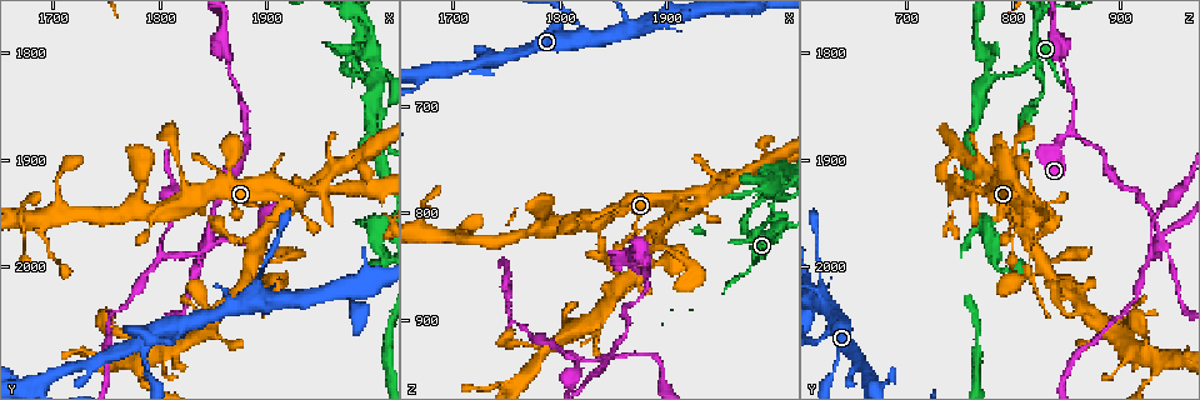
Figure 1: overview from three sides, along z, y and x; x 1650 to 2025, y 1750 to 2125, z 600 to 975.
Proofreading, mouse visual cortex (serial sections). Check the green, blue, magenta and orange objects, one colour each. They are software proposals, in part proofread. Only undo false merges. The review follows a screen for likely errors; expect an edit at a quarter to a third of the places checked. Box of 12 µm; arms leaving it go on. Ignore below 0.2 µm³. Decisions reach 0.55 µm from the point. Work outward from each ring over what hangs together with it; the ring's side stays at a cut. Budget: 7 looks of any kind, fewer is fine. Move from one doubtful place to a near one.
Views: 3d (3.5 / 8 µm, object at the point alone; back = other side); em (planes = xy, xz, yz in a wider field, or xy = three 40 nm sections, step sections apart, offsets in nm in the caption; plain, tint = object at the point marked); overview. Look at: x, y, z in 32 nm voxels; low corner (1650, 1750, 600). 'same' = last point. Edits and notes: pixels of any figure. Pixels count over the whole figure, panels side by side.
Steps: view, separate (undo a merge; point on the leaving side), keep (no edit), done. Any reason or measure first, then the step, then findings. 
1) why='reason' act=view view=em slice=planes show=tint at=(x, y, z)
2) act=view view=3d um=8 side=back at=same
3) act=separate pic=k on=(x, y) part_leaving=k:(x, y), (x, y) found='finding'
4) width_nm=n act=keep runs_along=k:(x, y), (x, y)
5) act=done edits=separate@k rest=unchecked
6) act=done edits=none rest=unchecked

why='sharp bend' act=view view=3d um=3.5 at=(1820, 2062, 628)

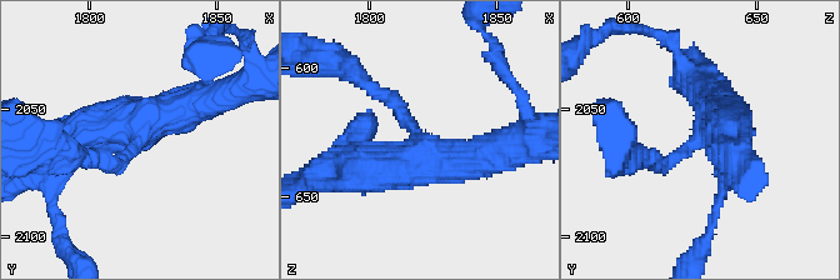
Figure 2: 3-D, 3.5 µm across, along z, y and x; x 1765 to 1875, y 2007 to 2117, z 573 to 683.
arms=3 arm_widths_nm=200,450,500 act=view view=em slice=planes show=tint at=(1821, 2060, 630)

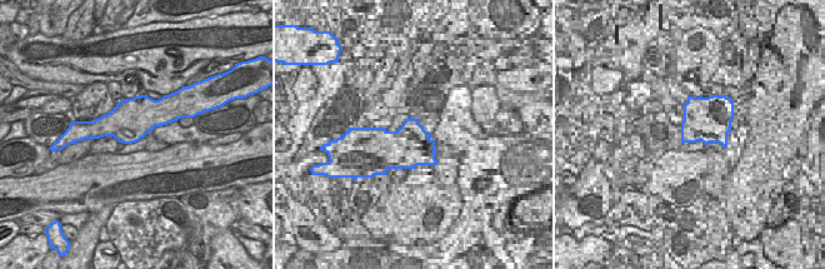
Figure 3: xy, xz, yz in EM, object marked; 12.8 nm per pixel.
width_nm=550 act=keep runs_along=2:(64, 149), (90, 130), (216, 99) found='all the same cell'

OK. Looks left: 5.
why='abrupt turn' act=view view=em slice=xy step=5 show=tint at=(1914, 1938, 790)

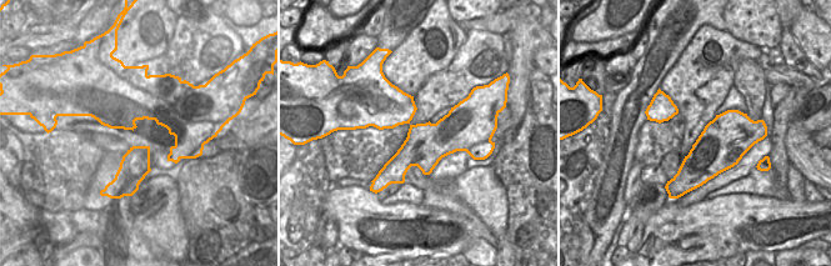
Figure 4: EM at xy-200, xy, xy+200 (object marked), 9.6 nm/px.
why='wider look' act=view view=3d um=3.5 at=same

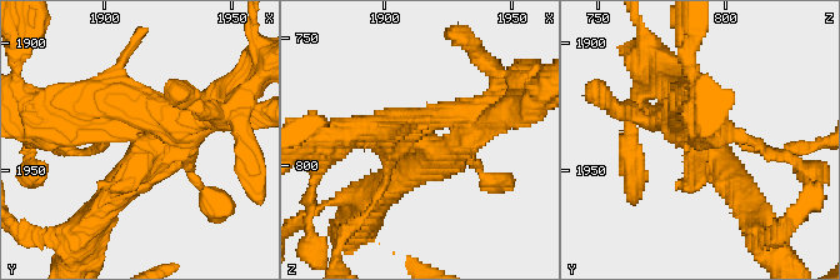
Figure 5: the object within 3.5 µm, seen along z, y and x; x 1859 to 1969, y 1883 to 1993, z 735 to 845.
act=separate pic=5 on=(631, 164) part_leaving=5:(138, 140), (149, 159), (88, 225) found='a second cell is stuck on'

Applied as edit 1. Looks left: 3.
act=view view=overview

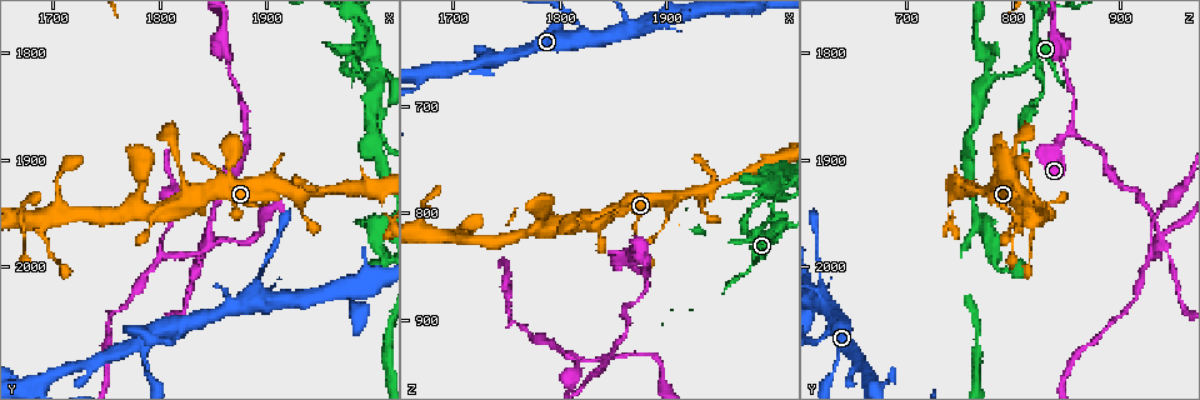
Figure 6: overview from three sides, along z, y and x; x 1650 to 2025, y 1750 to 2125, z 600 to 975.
why='abrupt turn' act=view view=3d um=3.5 side=back at=(1882, 1876, 852)

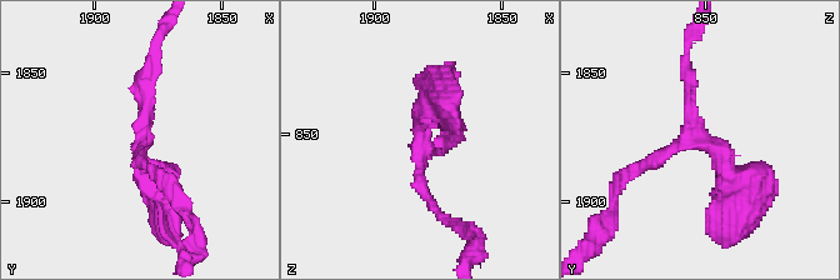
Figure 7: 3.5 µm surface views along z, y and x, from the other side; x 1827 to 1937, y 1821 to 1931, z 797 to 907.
act=view view=em slice=xy step=5 show=tint at=(1880, 1878, 851)

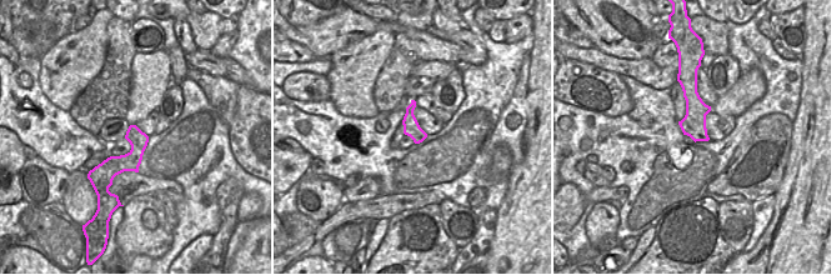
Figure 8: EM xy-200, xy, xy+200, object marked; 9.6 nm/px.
act=keep runs_along=8:(145, 139), (124, 163), (101, 174) found='one cell here'

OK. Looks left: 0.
act=done edits=separate@5 rest=unchecked

